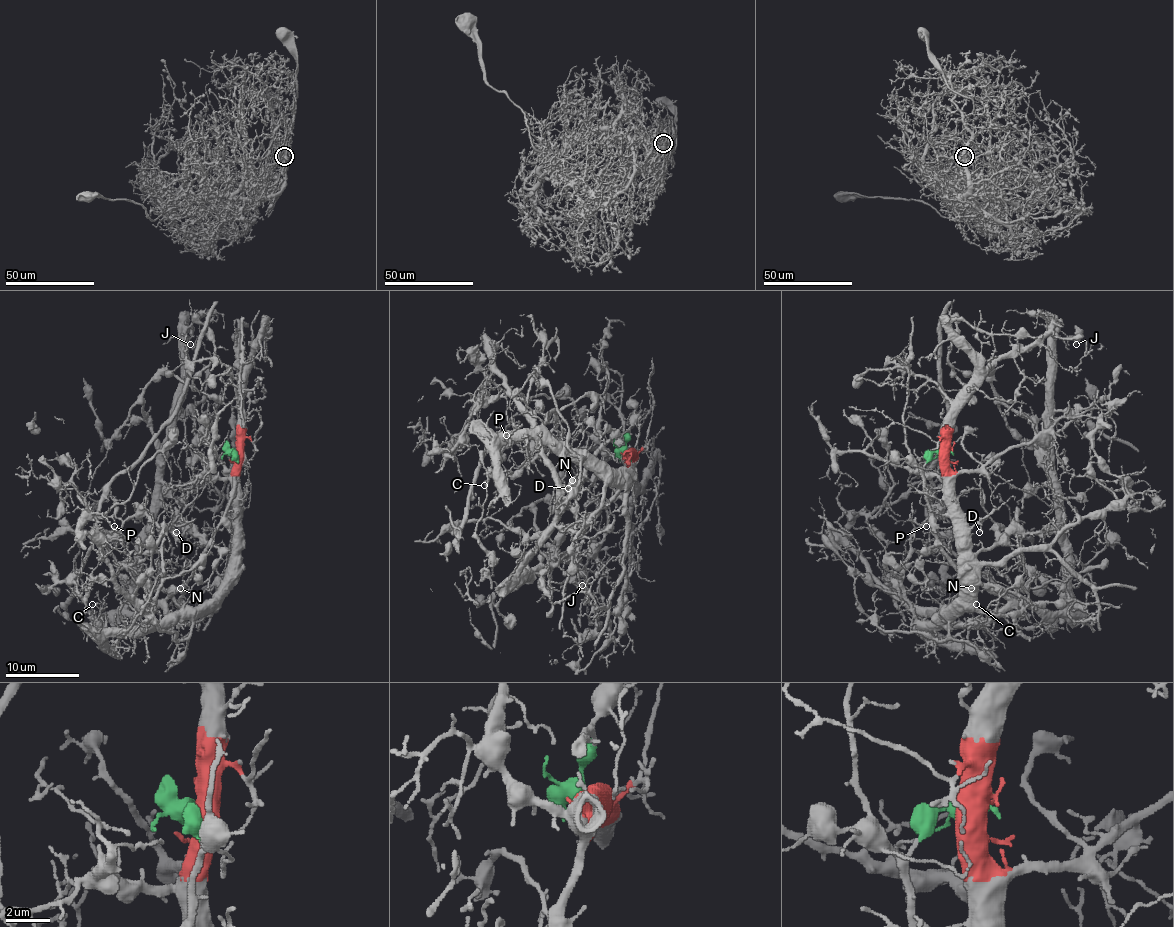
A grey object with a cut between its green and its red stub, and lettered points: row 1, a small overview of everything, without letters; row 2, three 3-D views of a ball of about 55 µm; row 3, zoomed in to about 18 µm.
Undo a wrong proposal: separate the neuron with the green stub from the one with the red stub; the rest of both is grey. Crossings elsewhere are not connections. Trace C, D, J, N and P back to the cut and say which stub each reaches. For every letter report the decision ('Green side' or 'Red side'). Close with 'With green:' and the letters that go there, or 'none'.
C: Red side
D: Red side
J: Green side
N: Green side
P: Red side
With green: J, N

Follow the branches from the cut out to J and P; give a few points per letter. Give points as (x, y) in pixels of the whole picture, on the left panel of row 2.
J: (235, 451), (235, 493), (194, 572), (165, 600), (126, 609), (183, 387), (179, 331), (190, 344)
P: (236, 451), (233, 578), (198, 607), (152, 620), (163, 530), (144, 515), (115, 517), (113, 526)

